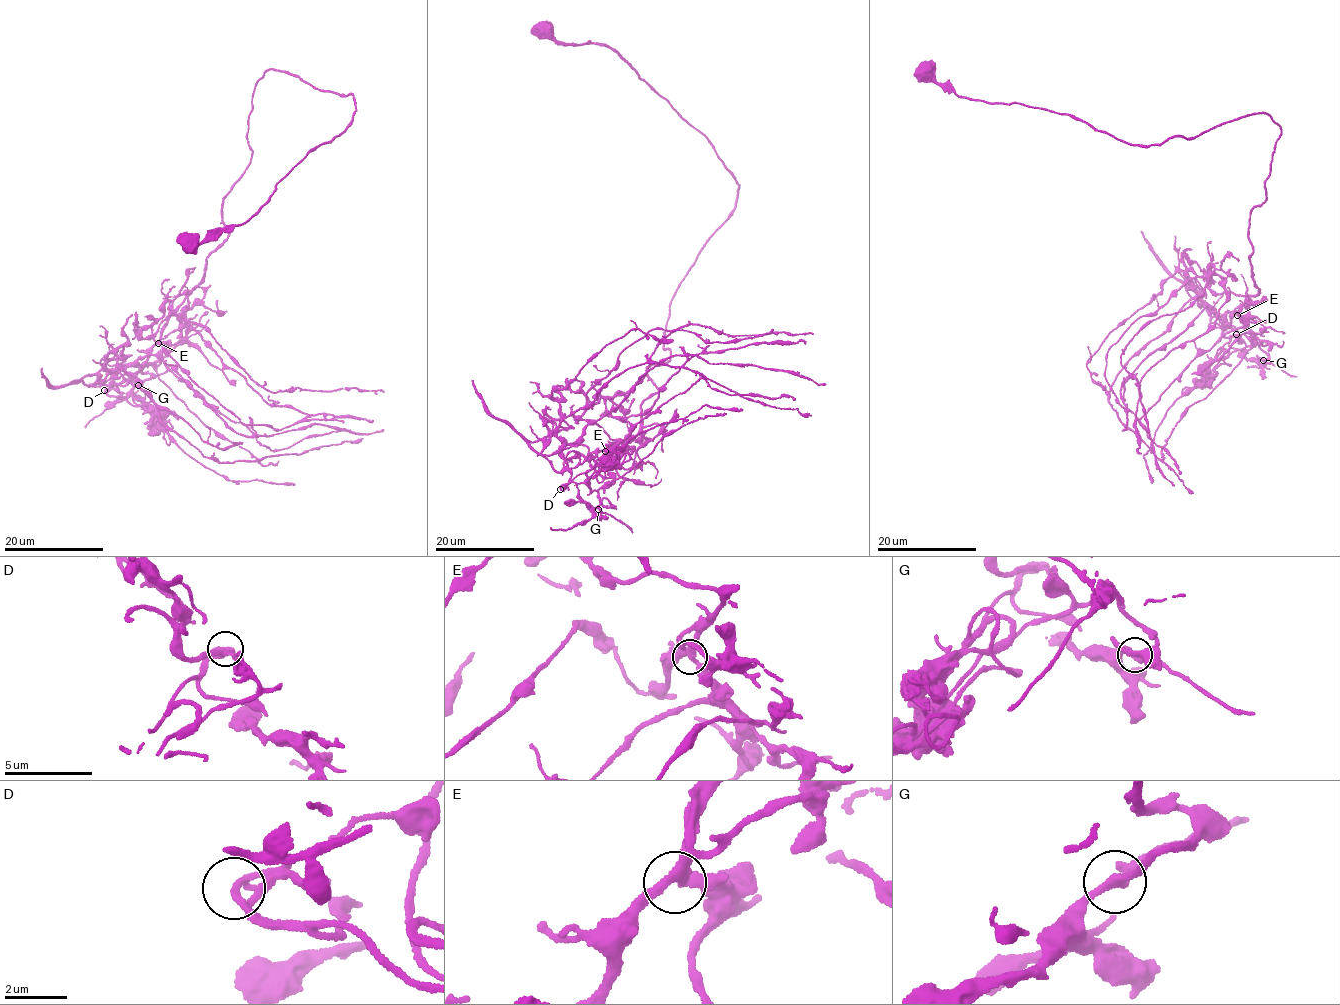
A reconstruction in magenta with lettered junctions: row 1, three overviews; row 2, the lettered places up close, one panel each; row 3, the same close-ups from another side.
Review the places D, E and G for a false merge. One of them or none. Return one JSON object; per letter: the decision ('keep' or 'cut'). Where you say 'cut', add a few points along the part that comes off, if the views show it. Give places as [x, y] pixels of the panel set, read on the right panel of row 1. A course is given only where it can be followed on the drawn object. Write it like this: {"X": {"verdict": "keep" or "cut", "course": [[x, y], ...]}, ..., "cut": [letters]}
{"D": {"verdict": "cut", "course": [[1236, 334], [1226, 336], [1224, 323], [1188, 286], [1171, 274], [1142, 230]]}, "E": {"verdict": "keep"}, "G": {"verdict": "keep"}, "cut": ["D"]}

